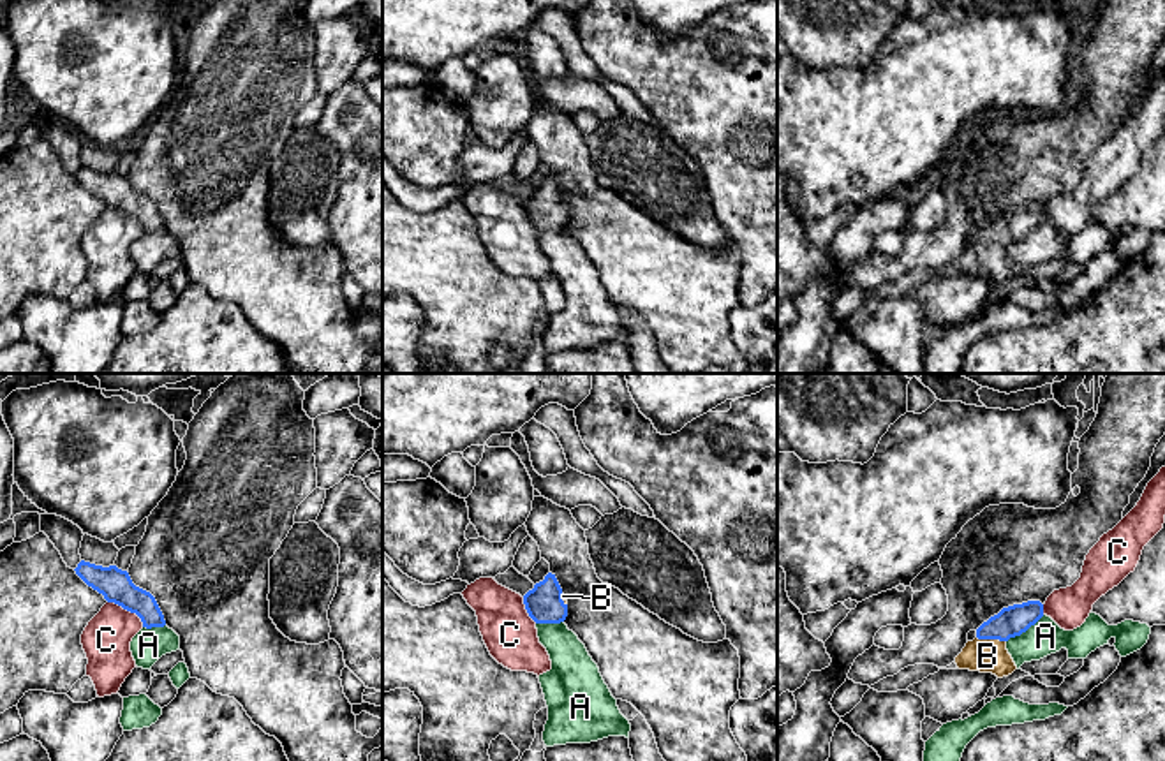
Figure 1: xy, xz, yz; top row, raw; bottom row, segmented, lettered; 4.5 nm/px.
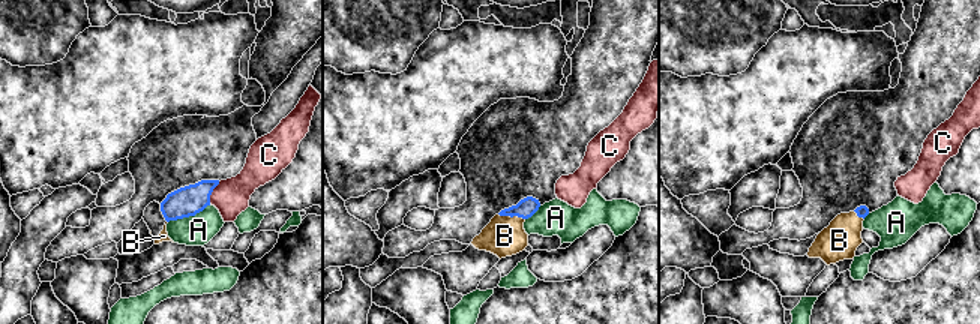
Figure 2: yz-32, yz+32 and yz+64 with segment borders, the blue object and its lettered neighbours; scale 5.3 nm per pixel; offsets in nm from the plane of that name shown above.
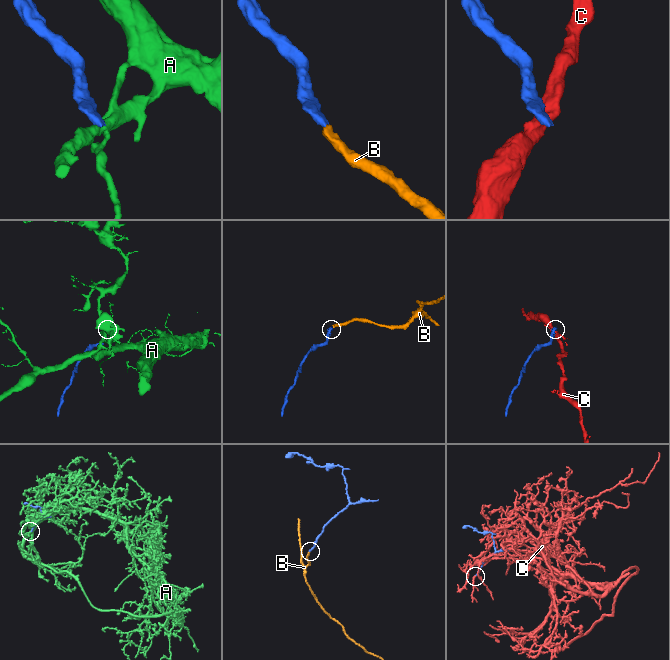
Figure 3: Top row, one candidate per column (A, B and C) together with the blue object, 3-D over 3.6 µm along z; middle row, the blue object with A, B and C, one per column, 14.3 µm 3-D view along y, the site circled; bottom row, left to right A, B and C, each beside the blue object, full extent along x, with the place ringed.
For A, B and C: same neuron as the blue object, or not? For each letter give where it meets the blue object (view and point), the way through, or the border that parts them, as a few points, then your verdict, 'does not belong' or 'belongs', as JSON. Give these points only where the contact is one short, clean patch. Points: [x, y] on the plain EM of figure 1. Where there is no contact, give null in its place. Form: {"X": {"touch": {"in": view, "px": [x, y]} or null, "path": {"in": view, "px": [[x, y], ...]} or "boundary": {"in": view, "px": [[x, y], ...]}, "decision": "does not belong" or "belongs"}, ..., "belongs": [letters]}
{"A": {"touch": {"in": "yz", "px": [1024, 236]}, "boundary": {"in": "yz", "px": [[1044, 221], [1007, 247]]}, "decision": "does not belong"}, "B": {"touch": {"in": "yz", "px": [991, 243]}, "path": {"in": "yz", "px": [[1014, 226], [991, 243], [987, 261]]}, "decision": "belongs"}, "C": {"touch": {"in": "xy", "px": [127, 215]}, "decision": "does not belong"}, "belongs": ["B"]}

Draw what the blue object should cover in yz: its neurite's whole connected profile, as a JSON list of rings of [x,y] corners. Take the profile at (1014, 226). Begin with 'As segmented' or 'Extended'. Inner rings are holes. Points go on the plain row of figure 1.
Extended. [[[1040,206],[1003,213],[976,234],[976,243],[968,247],[955,262],[957,273],[992,278],[998,284],[1012,280],[1017,271],[1006,255],[1006,247],[1026,238],[1042,222],[1043,210]]]

